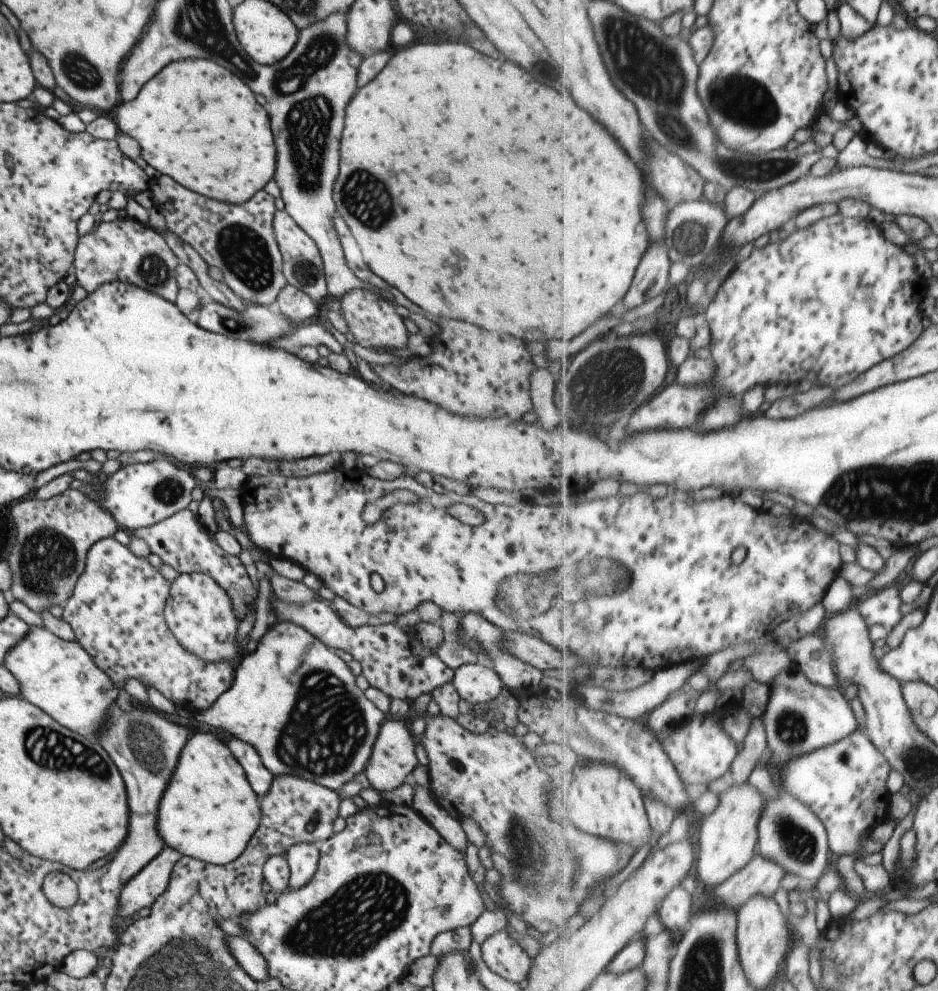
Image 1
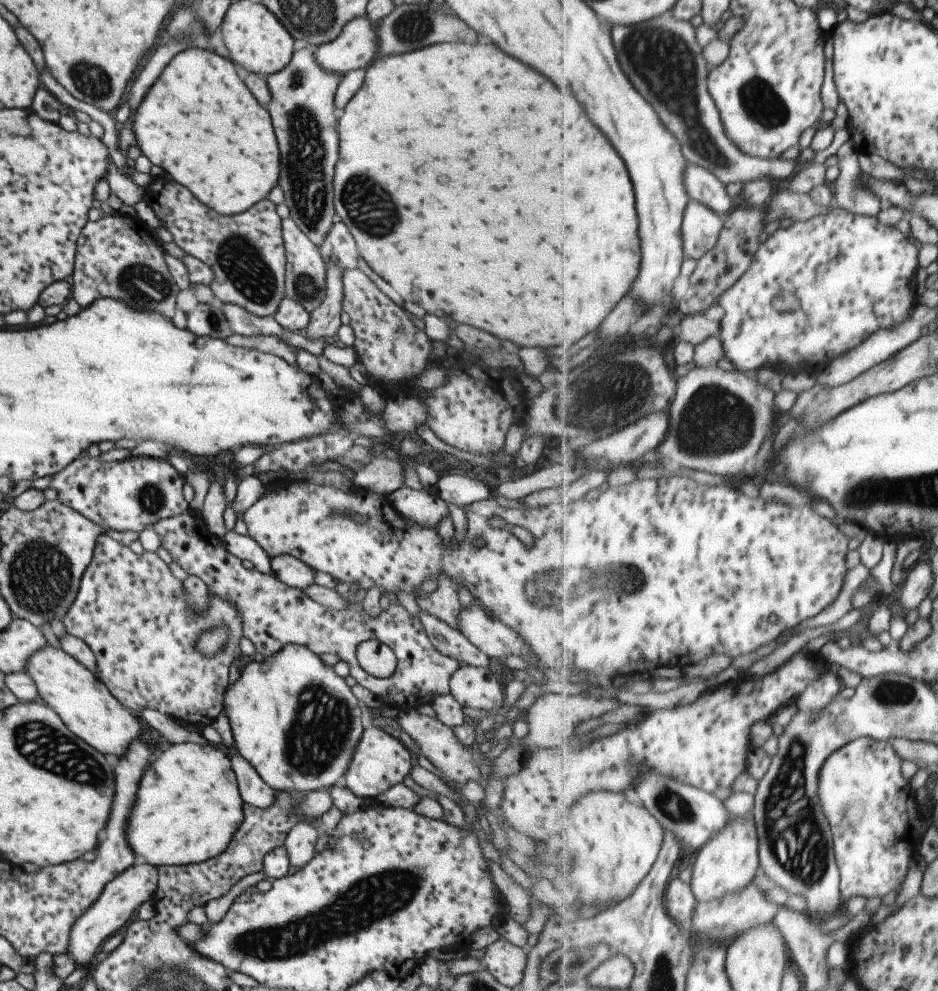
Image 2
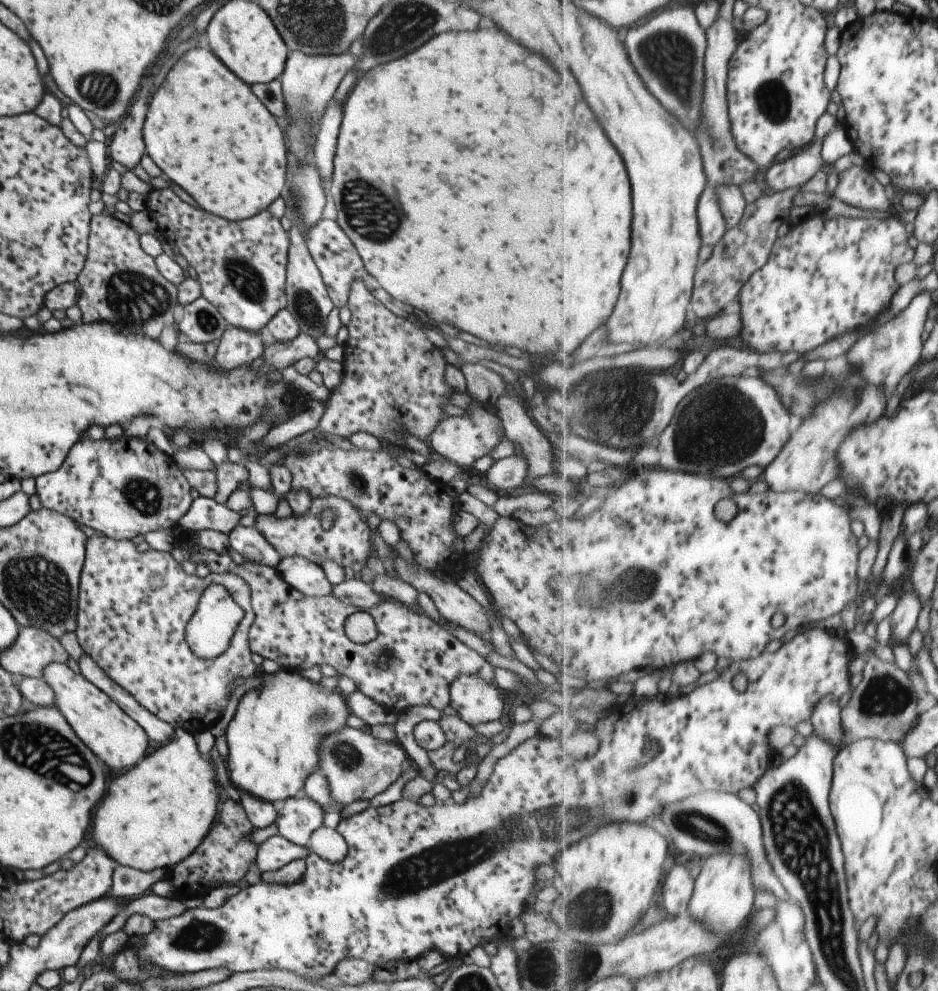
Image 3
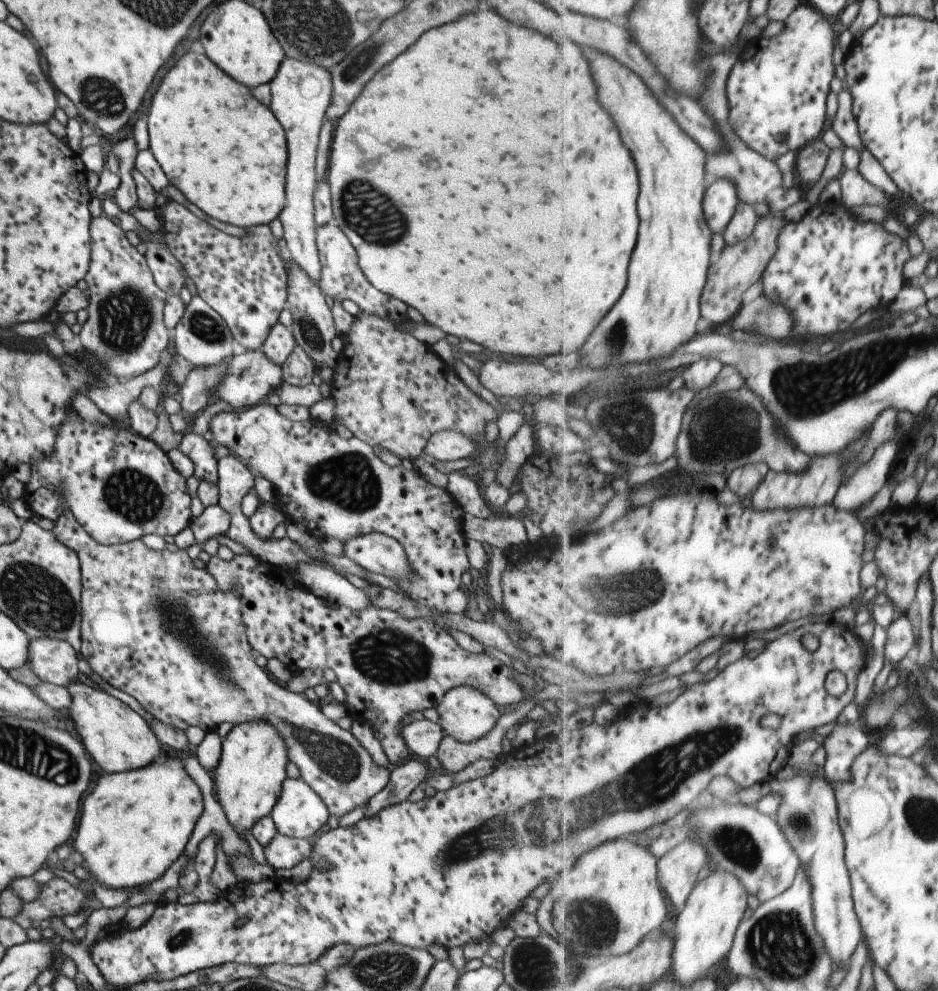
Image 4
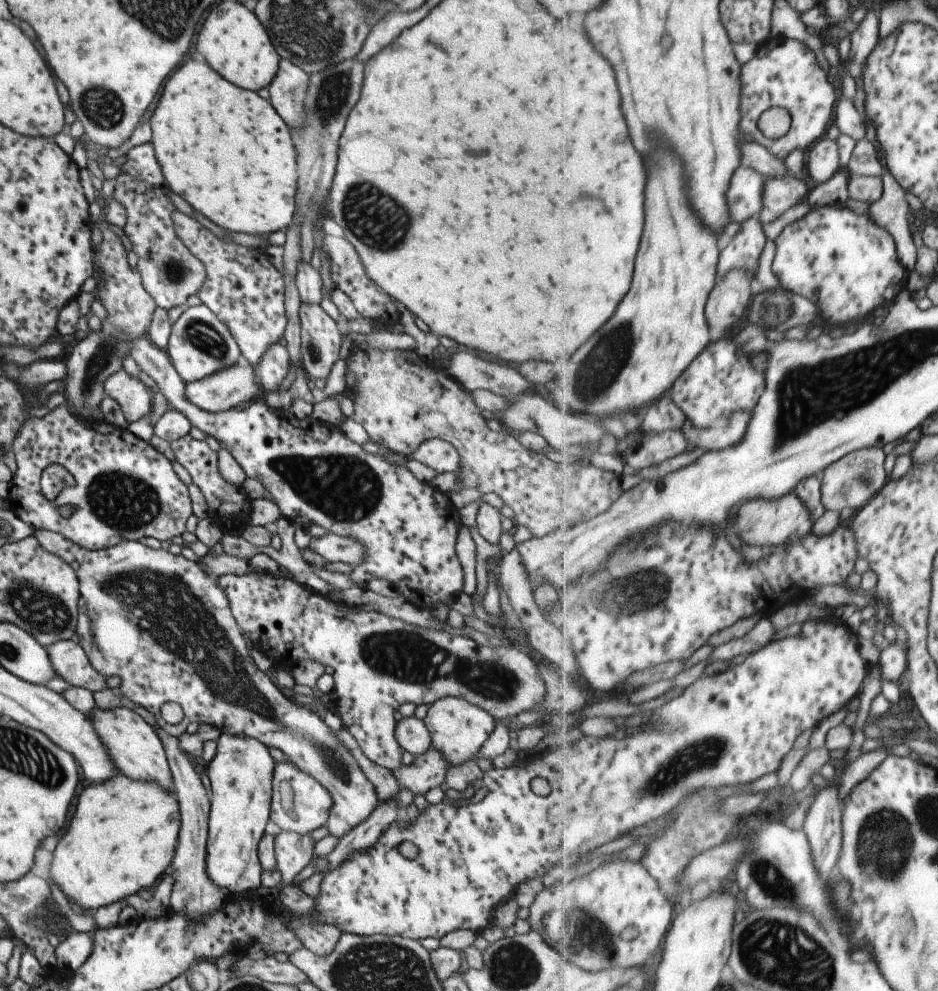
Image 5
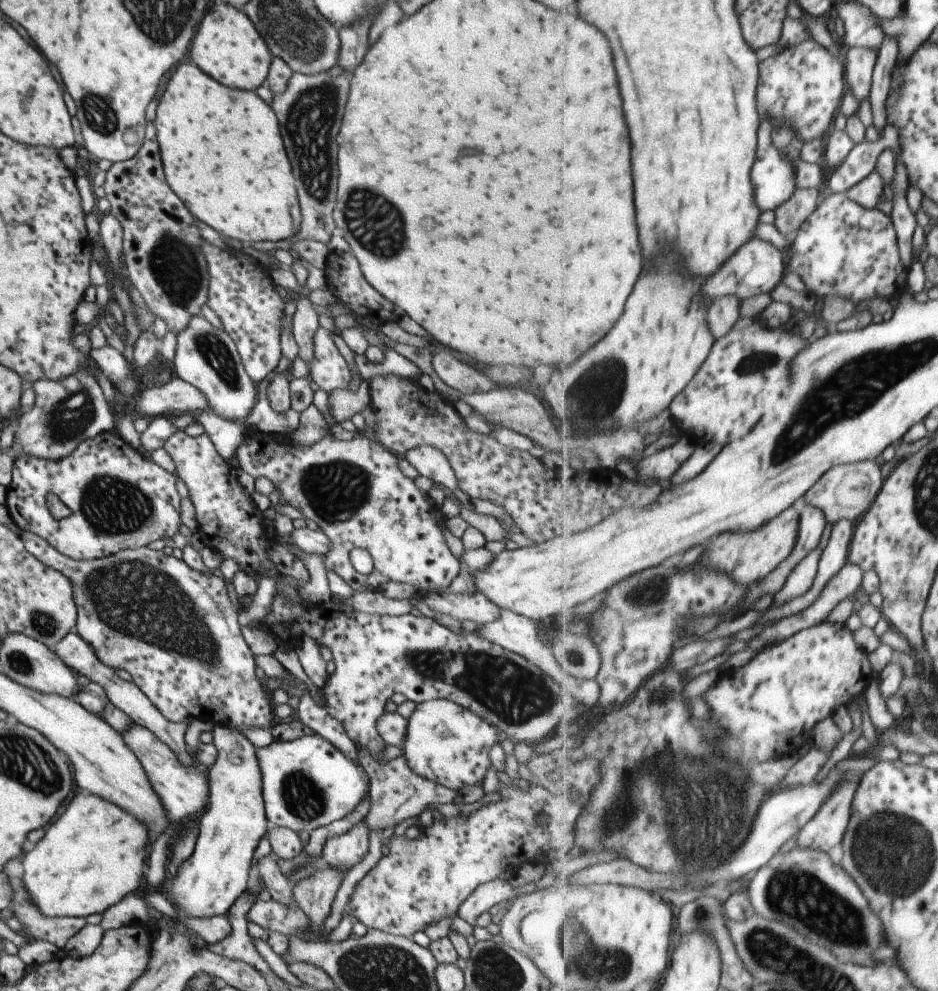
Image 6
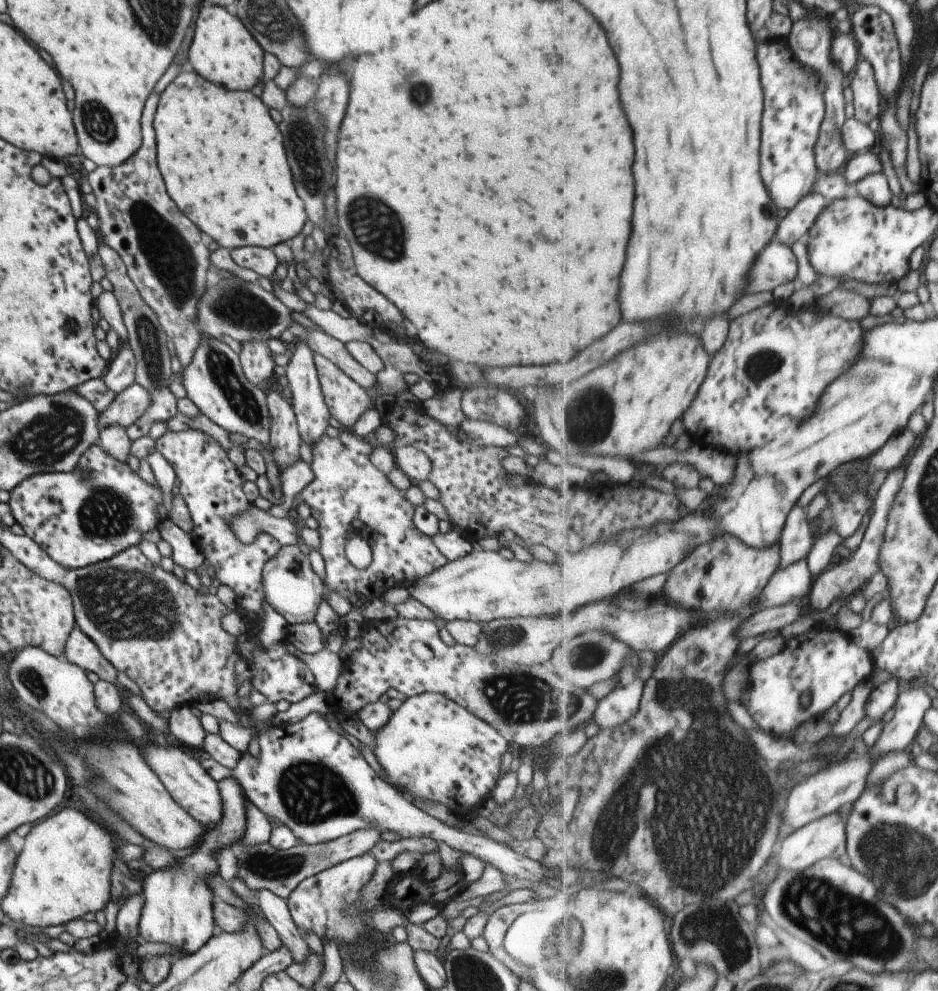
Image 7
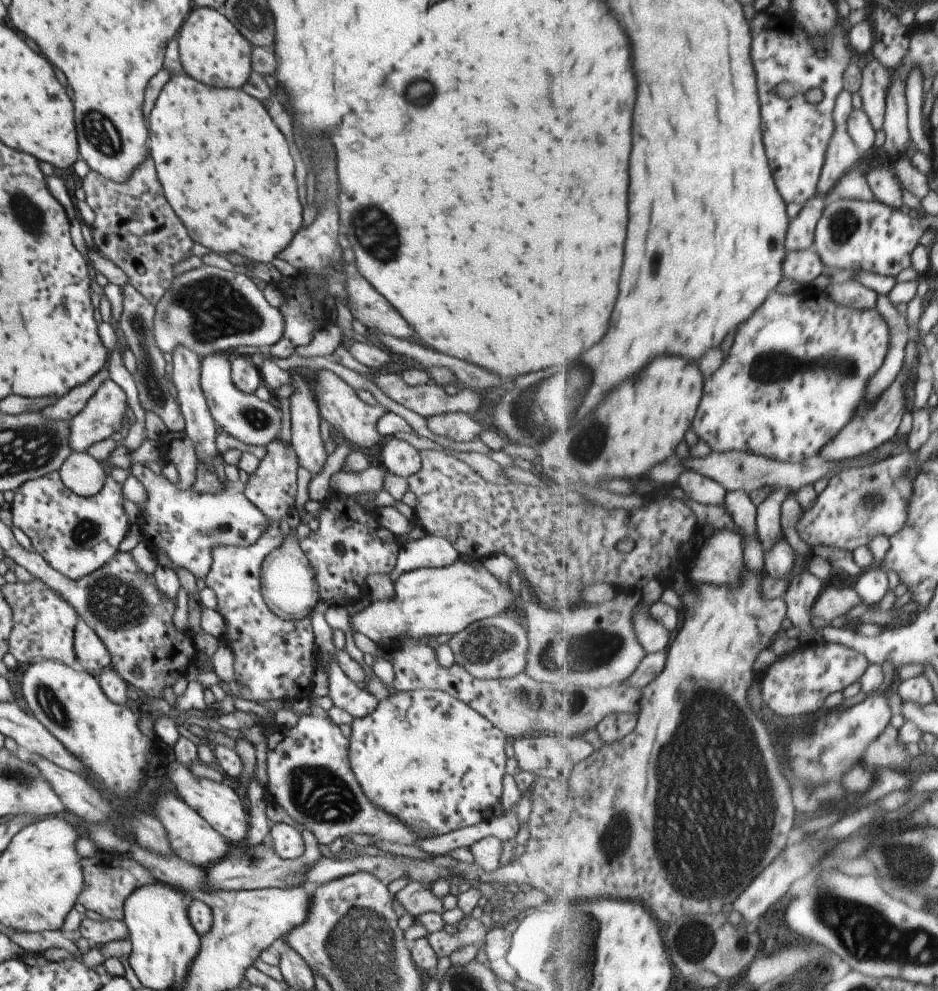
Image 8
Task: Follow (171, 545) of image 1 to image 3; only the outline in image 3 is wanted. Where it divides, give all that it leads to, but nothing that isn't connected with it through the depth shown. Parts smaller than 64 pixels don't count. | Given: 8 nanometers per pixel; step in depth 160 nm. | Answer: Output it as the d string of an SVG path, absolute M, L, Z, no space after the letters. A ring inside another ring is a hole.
M193 538L189 542L180 542L180 547L186 547L189 551L187 560L195 566L205 565L210 573L233 573L240 576L248 586L250 592L250 605L254 612L253 622L250 624L247 642L250 652L259 654L261 658L273 660L277 666L283 669L299 672L311 668L317 664L329 664L340 676L346 676L352 680L357 691L367 698L382 706L386 711L396 714L407 711L411 706L429 705L435 710L443 710L449 700L448 690L450 682L460 674L475 675L492 684L493 667L477 652L461 643L457 638L443 630L426 615L420 615L412 611L408 606L383 595L378 605L369 607L364 611L373 619L376 635L373 640L363 644L355 644L345 636L345 619L359 609L340 603L329 595L324 597L306 597L294 588L291 588L277 573L274 568L244 561L236 564L227 553L215 553L213 550L197 548Z

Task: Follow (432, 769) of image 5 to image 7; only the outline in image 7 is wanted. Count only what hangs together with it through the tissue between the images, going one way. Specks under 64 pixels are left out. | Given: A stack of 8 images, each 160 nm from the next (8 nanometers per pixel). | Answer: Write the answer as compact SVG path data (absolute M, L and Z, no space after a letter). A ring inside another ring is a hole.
M367 826L367 828L355 830L347 836L341 836L329 842L313 845L297 844L286 850L272 848L268 842L257 844L257 846L245 846L245 844L238 843L234 847L238 870L233 878L241 878L254 893L257 890L266 889L271 891L271 894L286 900L295 886L298 886L303 880L323 872L329 866L335 866L349 858L370 853L371 848L378 842L379 835L380 832L377 832L377 828Z

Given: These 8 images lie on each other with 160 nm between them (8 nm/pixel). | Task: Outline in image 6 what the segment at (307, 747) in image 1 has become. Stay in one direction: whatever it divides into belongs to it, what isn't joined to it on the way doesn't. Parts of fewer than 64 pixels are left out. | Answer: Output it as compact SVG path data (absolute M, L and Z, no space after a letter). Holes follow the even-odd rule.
M213 724L210 731L212 745L216 750L215 760L208 768L207 802L198 816L198 835L193 852L178 867L175 878L167 877L161 886L161 893L175 906L177 912L187 916L210 917L225 915L234 900L246 890L249 884L248 874L258 842L265 836L268 821L264 815L262 799L262 774L256 757L256 748L238 730Z

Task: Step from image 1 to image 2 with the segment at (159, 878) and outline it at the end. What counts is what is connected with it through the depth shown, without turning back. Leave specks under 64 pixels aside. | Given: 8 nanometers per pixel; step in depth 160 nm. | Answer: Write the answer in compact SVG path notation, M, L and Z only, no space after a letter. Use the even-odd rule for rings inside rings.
M136 861L115 878L112 878L102 890L99 898L72 924L68 934L69 955L76 966L87 967L90 957L100 949L102 943L123 928L134 918L140 904L151 901L156 889L158 872L152 864Z

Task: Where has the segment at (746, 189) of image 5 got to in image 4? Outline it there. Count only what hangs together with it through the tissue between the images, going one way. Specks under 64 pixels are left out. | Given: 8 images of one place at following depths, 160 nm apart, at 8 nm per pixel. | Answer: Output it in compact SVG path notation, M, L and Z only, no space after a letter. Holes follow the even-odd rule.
M719 180L707 190L705 214L715 235L726 231L740 202L741 198L732 180Z

